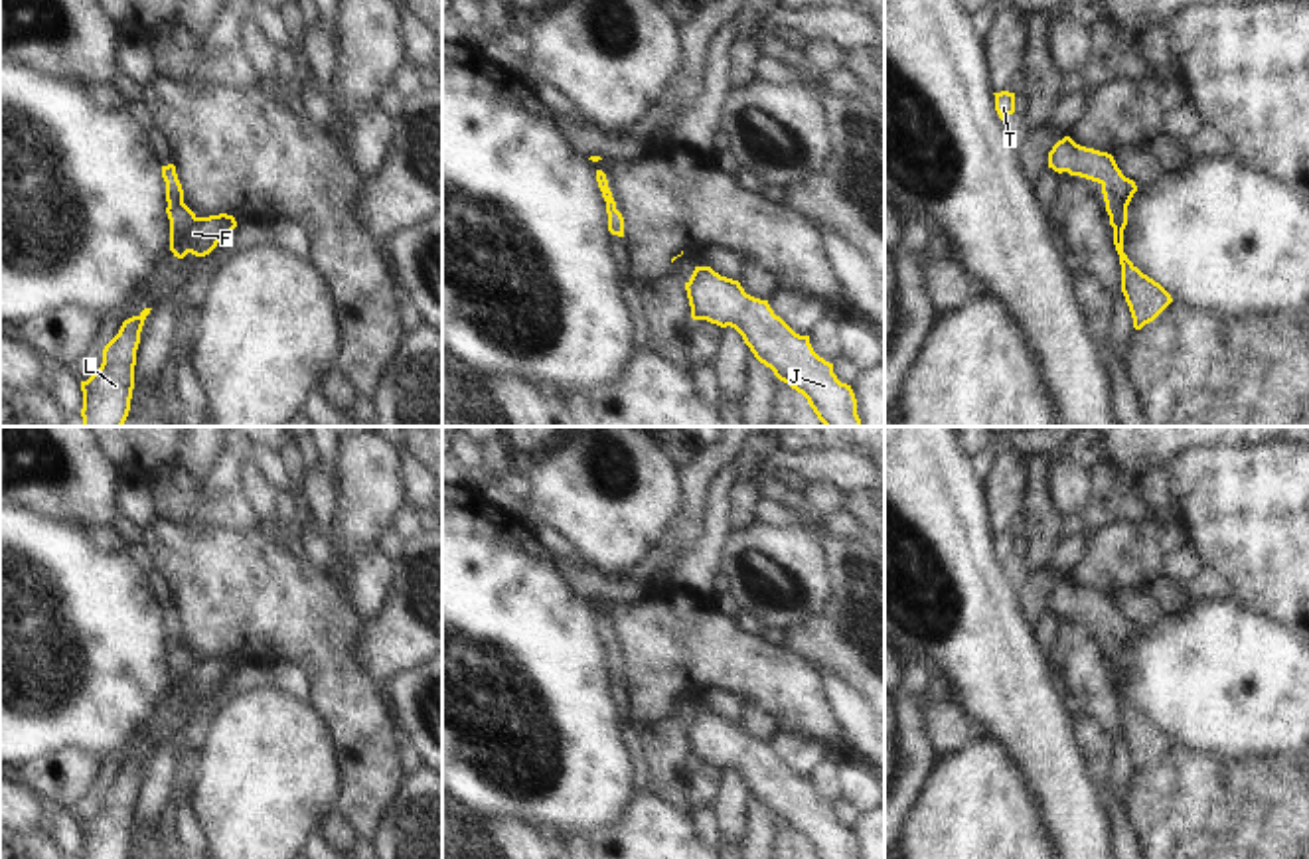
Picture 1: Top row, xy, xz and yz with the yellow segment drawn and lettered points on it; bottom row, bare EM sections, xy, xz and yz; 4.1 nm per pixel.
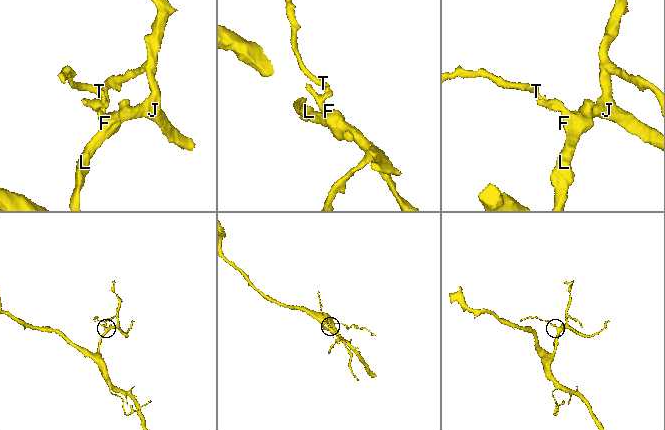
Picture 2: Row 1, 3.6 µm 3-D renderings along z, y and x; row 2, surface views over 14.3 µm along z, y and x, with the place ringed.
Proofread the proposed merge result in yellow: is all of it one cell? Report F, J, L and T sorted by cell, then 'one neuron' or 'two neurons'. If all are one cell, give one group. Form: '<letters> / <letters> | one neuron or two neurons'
F J L T | one neuron

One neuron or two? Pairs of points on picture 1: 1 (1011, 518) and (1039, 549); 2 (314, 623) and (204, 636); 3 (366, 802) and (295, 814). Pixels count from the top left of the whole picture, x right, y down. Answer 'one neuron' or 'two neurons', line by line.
1: two neurons
2: one neuron
3: two neurons

